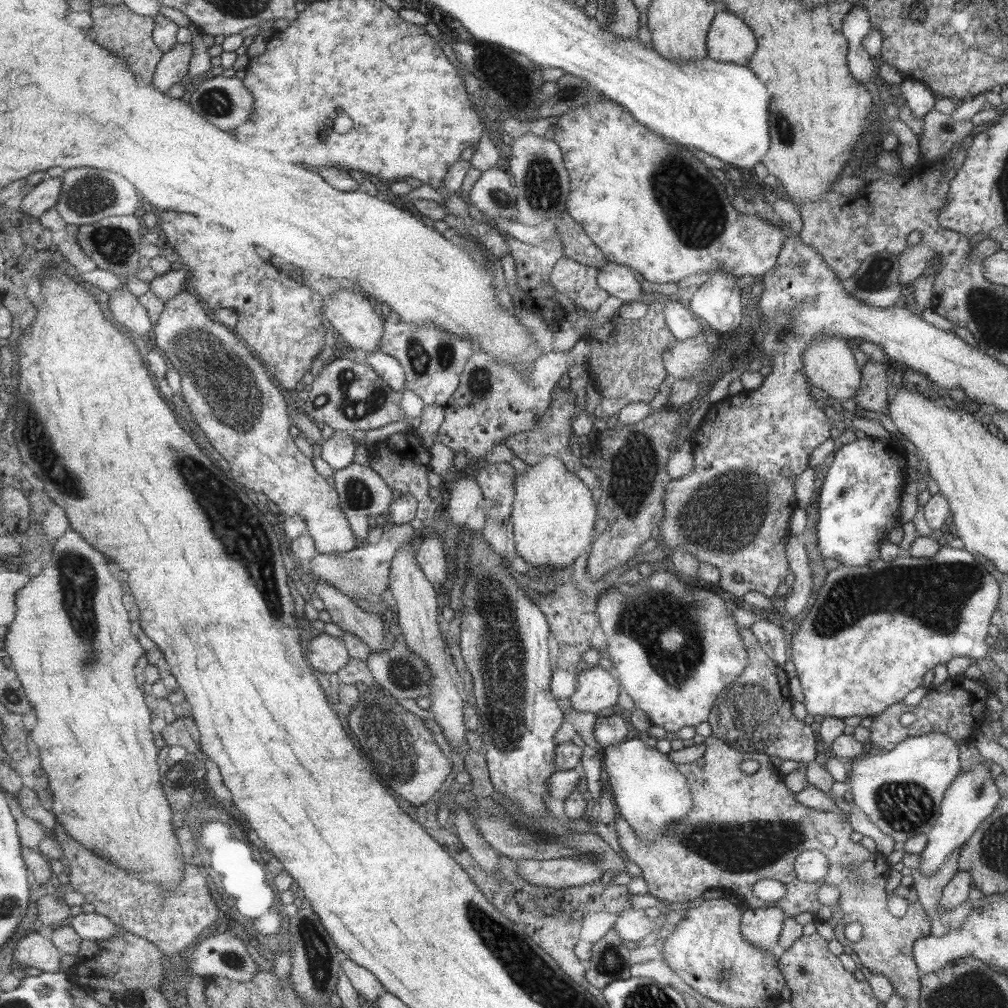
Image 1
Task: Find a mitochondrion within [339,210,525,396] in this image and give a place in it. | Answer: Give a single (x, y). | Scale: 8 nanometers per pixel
(420, 359)

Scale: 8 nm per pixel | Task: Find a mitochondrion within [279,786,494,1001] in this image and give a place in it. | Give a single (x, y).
(317, 949)

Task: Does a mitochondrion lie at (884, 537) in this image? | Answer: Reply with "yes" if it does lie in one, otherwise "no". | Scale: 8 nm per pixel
no

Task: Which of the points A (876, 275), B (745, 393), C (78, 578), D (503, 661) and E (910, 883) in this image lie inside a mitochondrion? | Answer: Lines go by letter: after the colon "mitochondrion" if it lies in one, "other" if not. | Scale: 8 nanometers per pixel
A: mitochondrion
B: other
C: mitochondrion
D: mitochondrion
E: other

